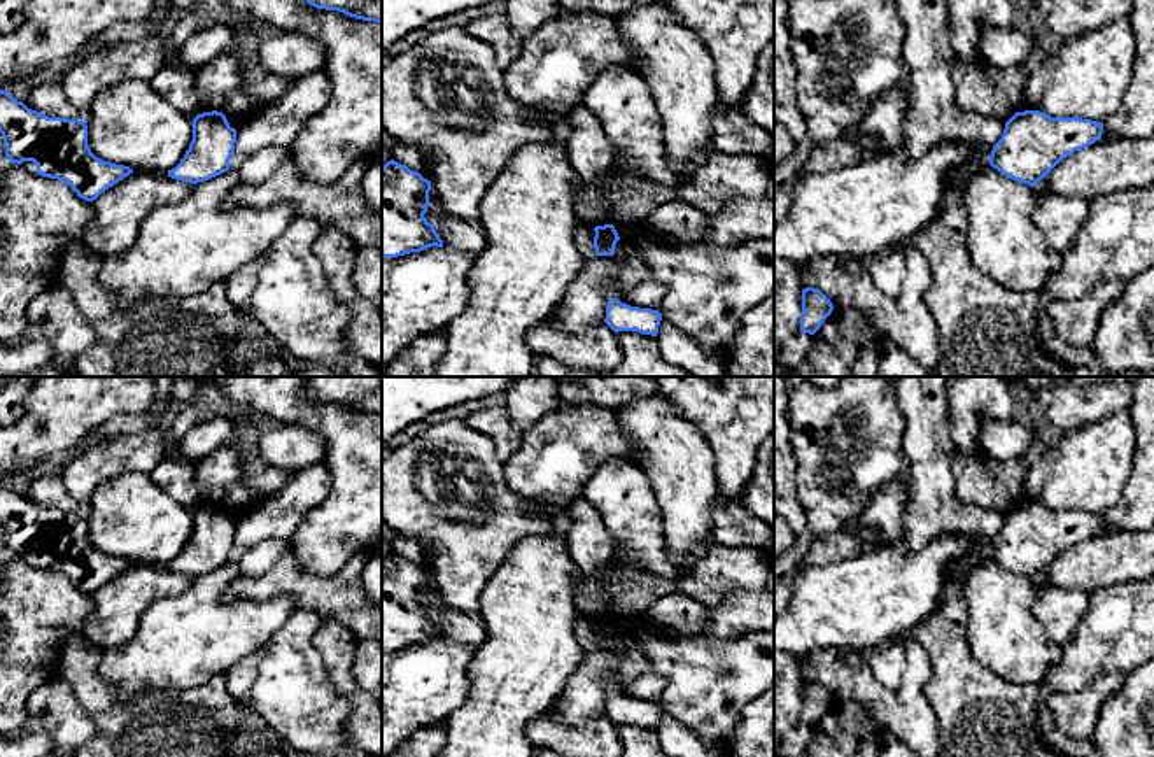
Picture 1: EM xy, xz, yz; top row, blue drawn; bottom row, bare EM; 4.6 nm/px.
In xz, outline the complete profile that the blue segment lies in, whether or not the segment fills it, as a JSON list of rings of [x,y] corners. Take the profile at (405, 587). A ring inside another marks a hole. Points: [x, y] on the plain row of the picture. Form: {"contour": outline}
{"contour": [[[394,552],[382,559],[382,650],[443,640],[434,619],[424,610],[431,573]]]}

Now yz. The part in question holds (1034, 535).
{"contour": [[[1016,505],[995,536],[989,557],[1035,578],[1066,548],[1101,531],[1103,515],[1082,510],[1051,510],[1045,505]]]}

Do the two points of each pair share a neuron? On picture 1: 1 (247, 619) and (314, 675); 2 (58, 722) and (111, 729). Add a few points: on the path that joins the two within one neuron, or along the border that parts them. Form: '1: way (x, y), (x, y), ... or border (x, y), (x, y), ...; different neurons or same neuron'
1: border (295, 608), (258, 649), (237, 663); different neurons
2: border (72, 689), (91, 722), (90, 738); different neurons

